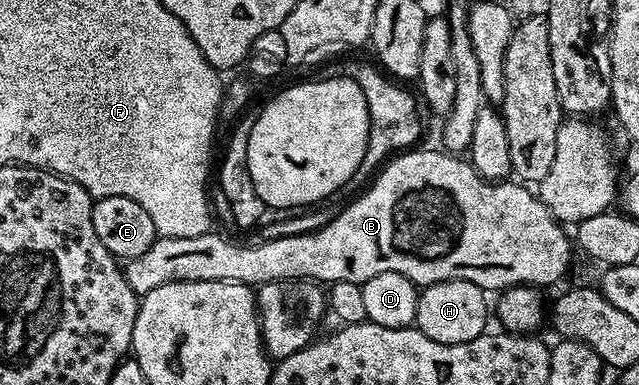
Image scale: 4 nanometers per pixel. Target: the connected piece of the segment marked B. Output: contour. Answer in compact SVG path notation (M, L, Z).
M411 148L409 151L403 151L393 159L387 160L381 170L383 173L371 183L370 190L363 197L356 198L343 213L336 214L327 225L322 225L319 229L312 230L311 233L294 233L291 237L278 237L275 241L262 241L259 245L237 245L234 241L225 241L217 231L195 237L159 237L157 241L152 243L152 247L148 247L148 251L144 251L144 255L138 255L136 259L125 262L124 272L128 283L134 293L145 295L148 291L156 291L156 287L164 287L164 283L176 283L177 281L231 281L232 283L257 287L264 283L276 283L277 281L317 281L319 283L350 281L361 283L381 273L395 273L396 275L404 275L404 279L408 279L413 285L419 287L435 285L441 281L463 281L464 283L476 283L476 287L480 287L483 291L491 291L490 289L505 291L514 288L516 285L531 287L554 285L569 271L572 241L568 233L565 233L567 230L555 220L553 214L550 213L538 195L533 192L530 194L526 190L529 188L525 184L514 179L500 182L485 181L475 171L469 160L452 153L439 151L437 148L435 148L436 150L422 148Z

